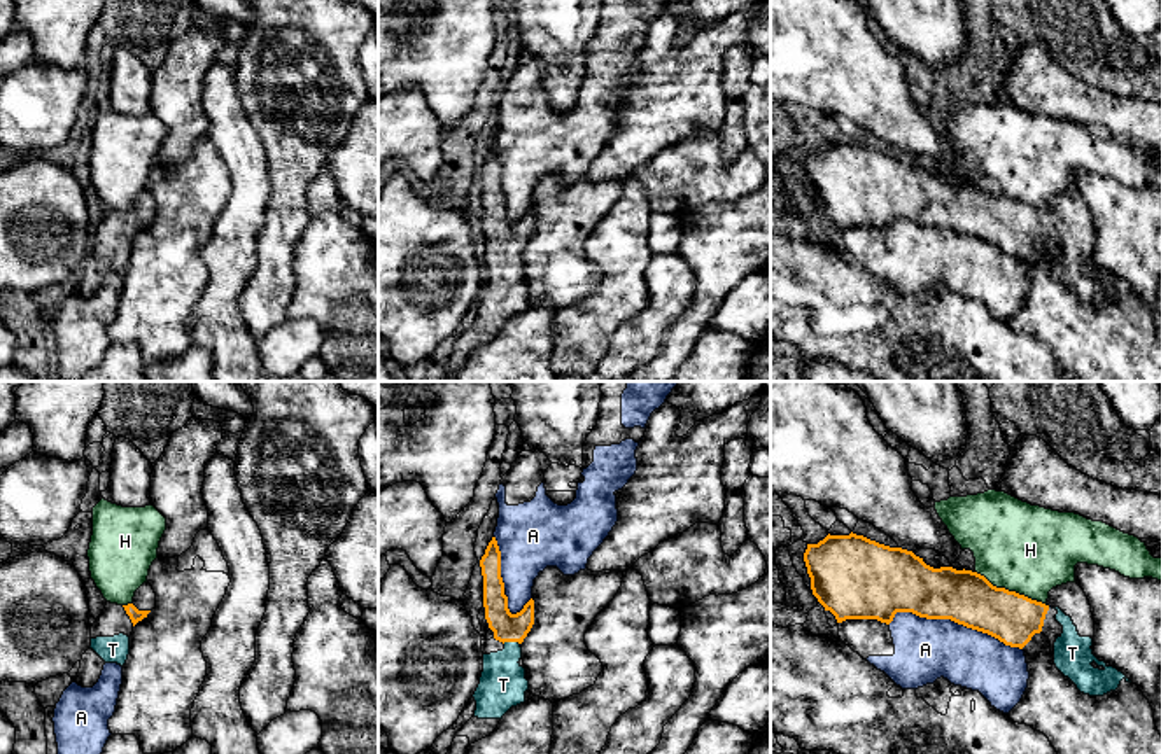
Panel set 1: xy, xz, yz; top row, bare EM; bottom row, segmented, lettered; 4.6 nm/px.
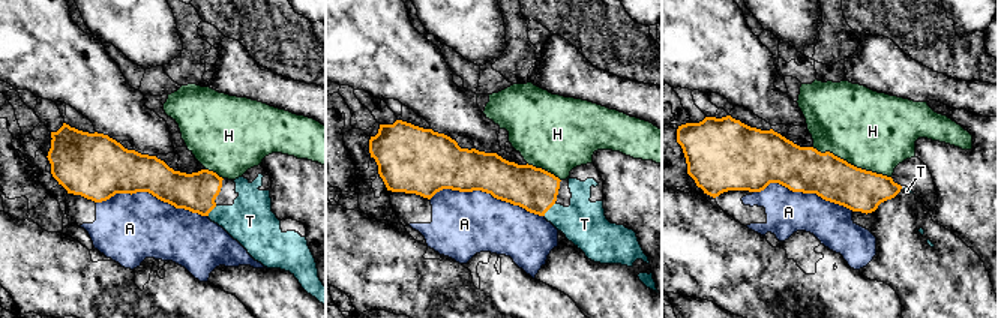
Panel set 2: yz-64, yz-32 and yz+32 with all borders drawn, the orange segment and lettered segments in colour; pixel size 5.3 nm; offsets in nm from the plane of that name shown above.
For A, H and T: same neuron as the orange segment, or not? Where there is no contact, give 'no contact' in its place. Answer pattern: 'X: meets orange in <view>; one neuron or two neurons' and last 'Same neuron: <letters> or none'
A: meets orange in yz; two neurons
H: meets orange in yz; two neurons
T: meets orange in xz; one neuron
Same neuron: T

